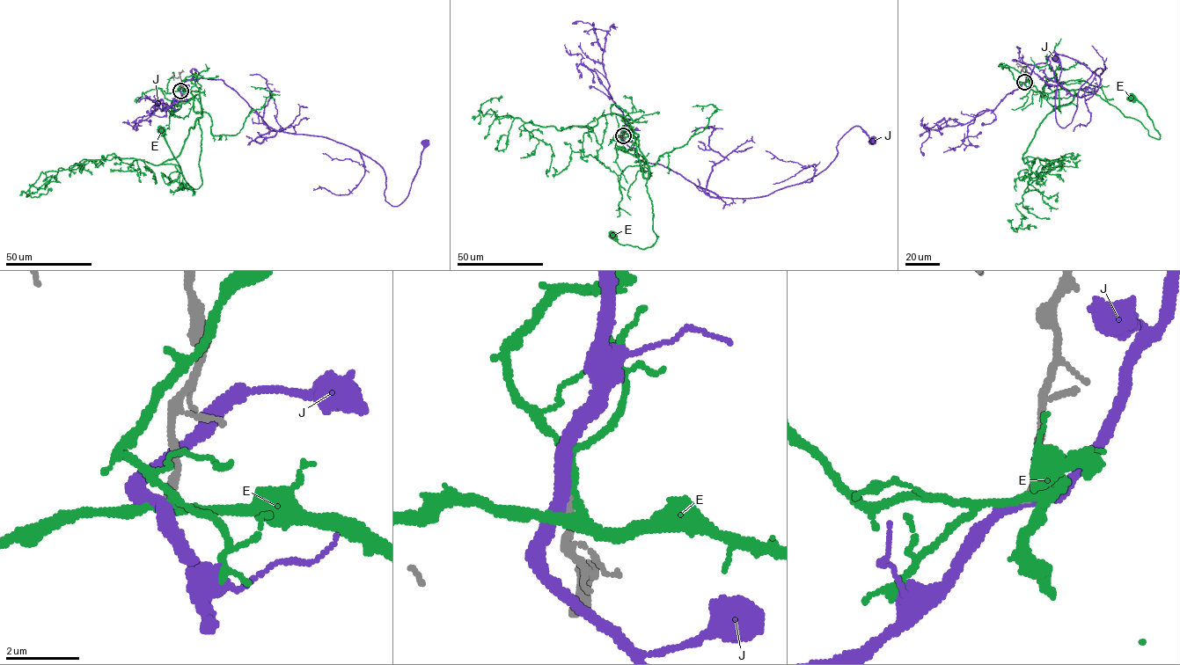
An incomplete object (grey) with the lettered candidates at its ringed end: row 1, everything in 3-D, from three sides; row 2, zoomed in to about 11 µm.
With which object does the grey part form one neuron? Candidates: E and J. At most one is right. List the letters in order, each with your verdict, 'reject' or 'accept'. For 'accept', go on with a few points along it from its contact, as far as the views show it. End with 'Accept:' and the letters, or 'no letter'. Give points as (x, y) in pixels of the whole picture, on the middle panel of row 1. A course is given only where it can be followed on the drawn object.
E: reject
J: reject
Accept: no letter

